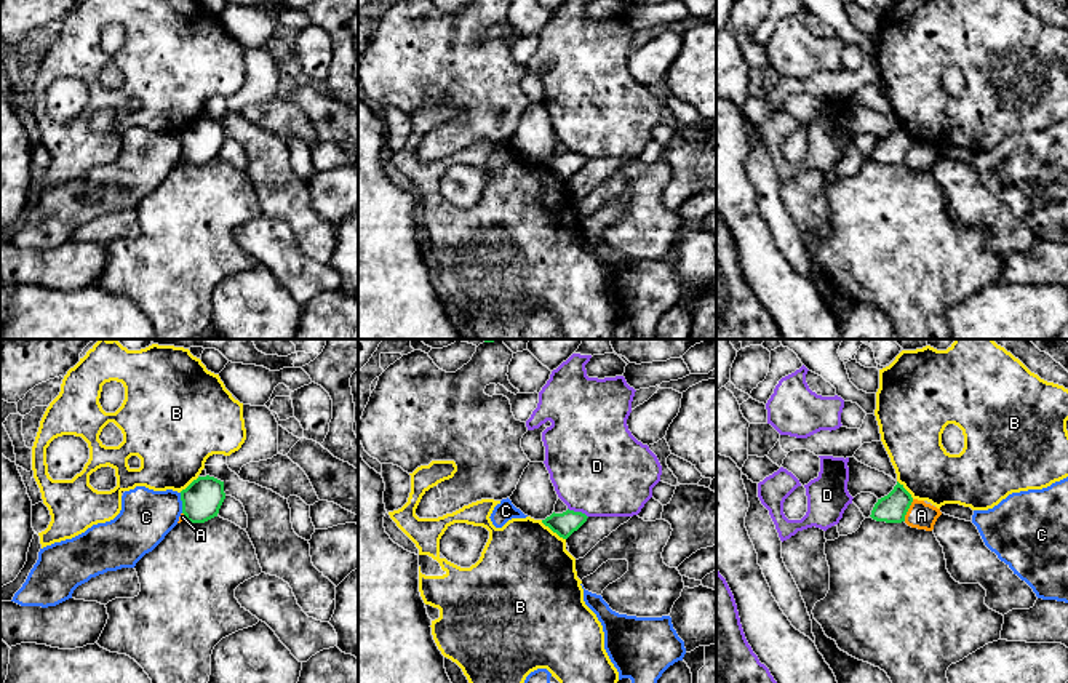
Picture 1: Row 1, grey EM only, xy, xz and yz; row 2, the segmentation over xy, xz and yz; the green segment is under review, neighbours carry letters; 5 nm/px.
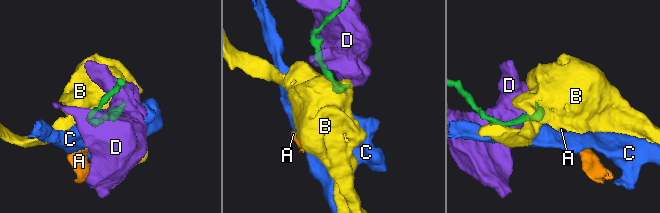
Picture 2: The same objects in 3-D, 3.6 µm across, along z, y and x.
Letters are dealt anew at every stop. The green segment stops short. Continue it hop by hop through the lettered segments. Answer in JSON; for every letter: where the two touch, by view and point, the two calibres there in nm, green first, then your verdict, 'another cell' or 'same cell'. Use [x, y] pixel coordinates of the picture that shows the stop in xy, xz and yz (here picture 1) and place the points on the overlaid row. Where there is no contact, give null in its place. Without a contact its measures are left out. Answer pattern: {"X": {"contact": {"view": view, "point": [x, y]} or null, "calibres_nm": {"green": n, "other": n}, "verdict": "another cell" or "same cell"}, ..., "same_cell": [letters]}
{"A": {"contact": {"view": "yz", "point": [907, 511]}, "calibres_nm": {"green": 140, "other": 140}, "verdict": "another cell"}, "B": {"contact": {"view": "xz", "point": [553, 531]}, "calibres_nm": {"green": 120, "other": 480}, "verdict": "another cell"}, "C": {"contact": {"view": "xy", "point": [183, 503]}, "calibres_nm": {"green": 200, "other": 260}, "verdict": "another cell"}, "D": {"contact": {"view": "xz", "point": [577, 512]}, "calibres_nm": {"green": 120, "other": 480}, "verdict": "another cell"}, "same_cell": []}

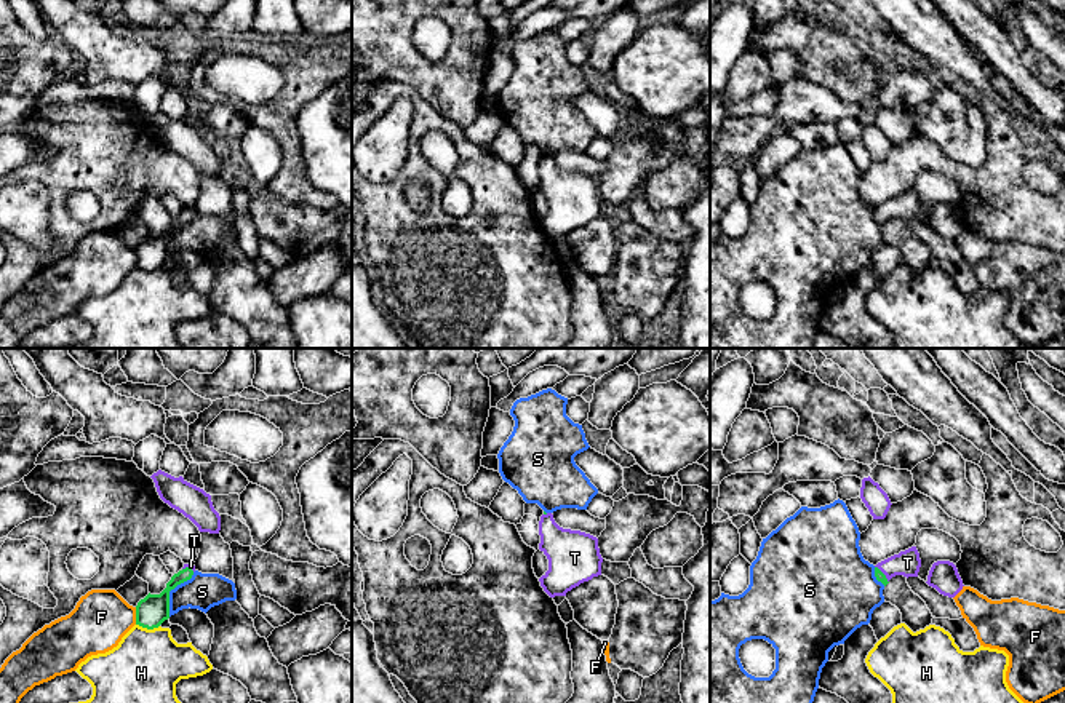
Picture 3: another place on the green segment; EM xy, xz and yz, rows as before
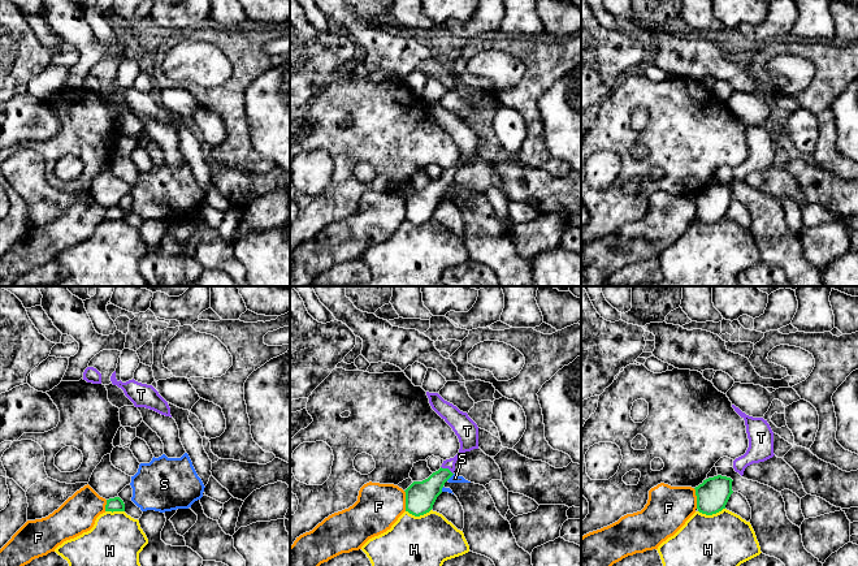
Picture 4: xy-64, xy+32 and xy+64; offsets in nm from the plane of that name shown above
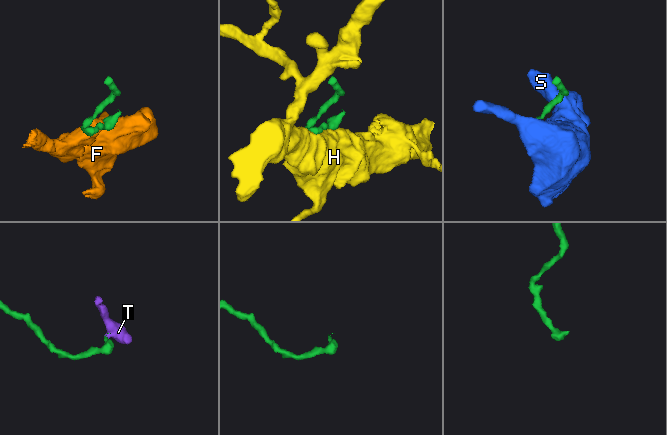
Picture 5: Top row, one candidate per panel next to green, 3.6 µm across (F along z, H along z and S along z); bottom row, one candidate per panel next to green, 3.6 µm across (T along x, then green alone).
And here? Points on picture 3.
{"F": {"contact": {"view": "xy", "point": [136, 615]}, "calibres_nm": {"green": 160, "other": 280}, "verdict": "another cell"}, "H": {"contact": {"view": "xy", "point": [147, 628]}, "calibres_nm": {"green": 160, "other": 360}, "verdict": "another cell"}, "S": {"contact": {"view": "xy", "point": [170, 590]}, "calibres_nm": {"green": 160, "other": 180}, "verdict": "another cell"}, "T": {"contact": {"view": "yz", "point": [883, 574]}, "calibres_nm": {"green": 50, "other": 130}, "verdict": "same cell"}, "same_cell": ["T"]}

